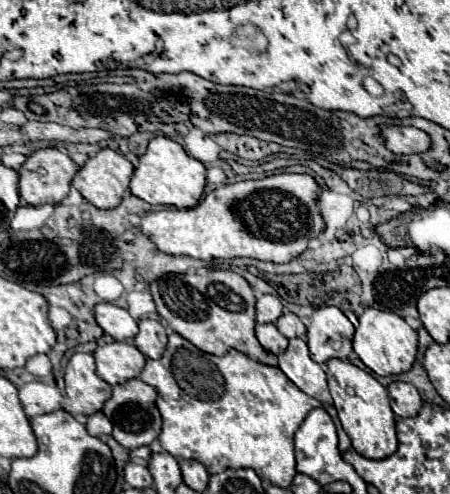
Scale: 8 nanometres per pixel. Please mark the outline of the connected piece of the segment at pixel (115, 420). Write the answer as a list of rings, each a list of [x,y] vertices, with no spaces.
[[[130,379],[124,385],[116,385],[112,387],[112,397],[104,403],[104,415],[108,415],[108,419],[114,425],[112,437],[128,447],[128,449],[136,449],[142,445],[150,445],[158,435],[160,435],[160,427],[162,427],[162,417],[160,411],[156,407],[156,387],[144,383],[142,379]]]

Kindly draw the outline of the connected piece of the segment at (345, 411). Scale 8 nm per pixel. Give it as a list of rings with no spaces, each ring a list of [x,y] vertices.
[[[330,359],[326,363],[326,375],[328,375],[328,389],[334,399],[334,407],[338,411],[344,431],[352,441],[352,447],[368,459],[390,457],[398,447],[398,439],[396,439],[394,411],[390,409],[388,389],[380,385],[368,371],[362,371],[350,361],[342,361],[342,359]]]

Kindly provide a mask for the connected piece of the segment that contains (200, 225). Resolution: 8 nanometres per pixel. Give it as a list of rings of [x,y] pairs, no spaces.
[[[278,173],[260,181],[240,181],[210,191],[196,207],[150,211],[138,229],[166,255],[188,255],[202,261],[252,257],[288,263],[324,229],[316,211],[316,191],[318,185],[310,175]]]

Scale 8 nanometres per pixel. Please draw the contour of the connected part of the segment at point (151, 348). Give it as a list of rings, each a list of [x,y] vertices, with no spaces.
[[[140,319],[138,327],[140,327],[140,333],[132,339],[132,345],[142,355],[150,359],[160,359],[168,343],[166,329],[158,321],[152,321],[152,319]]]

